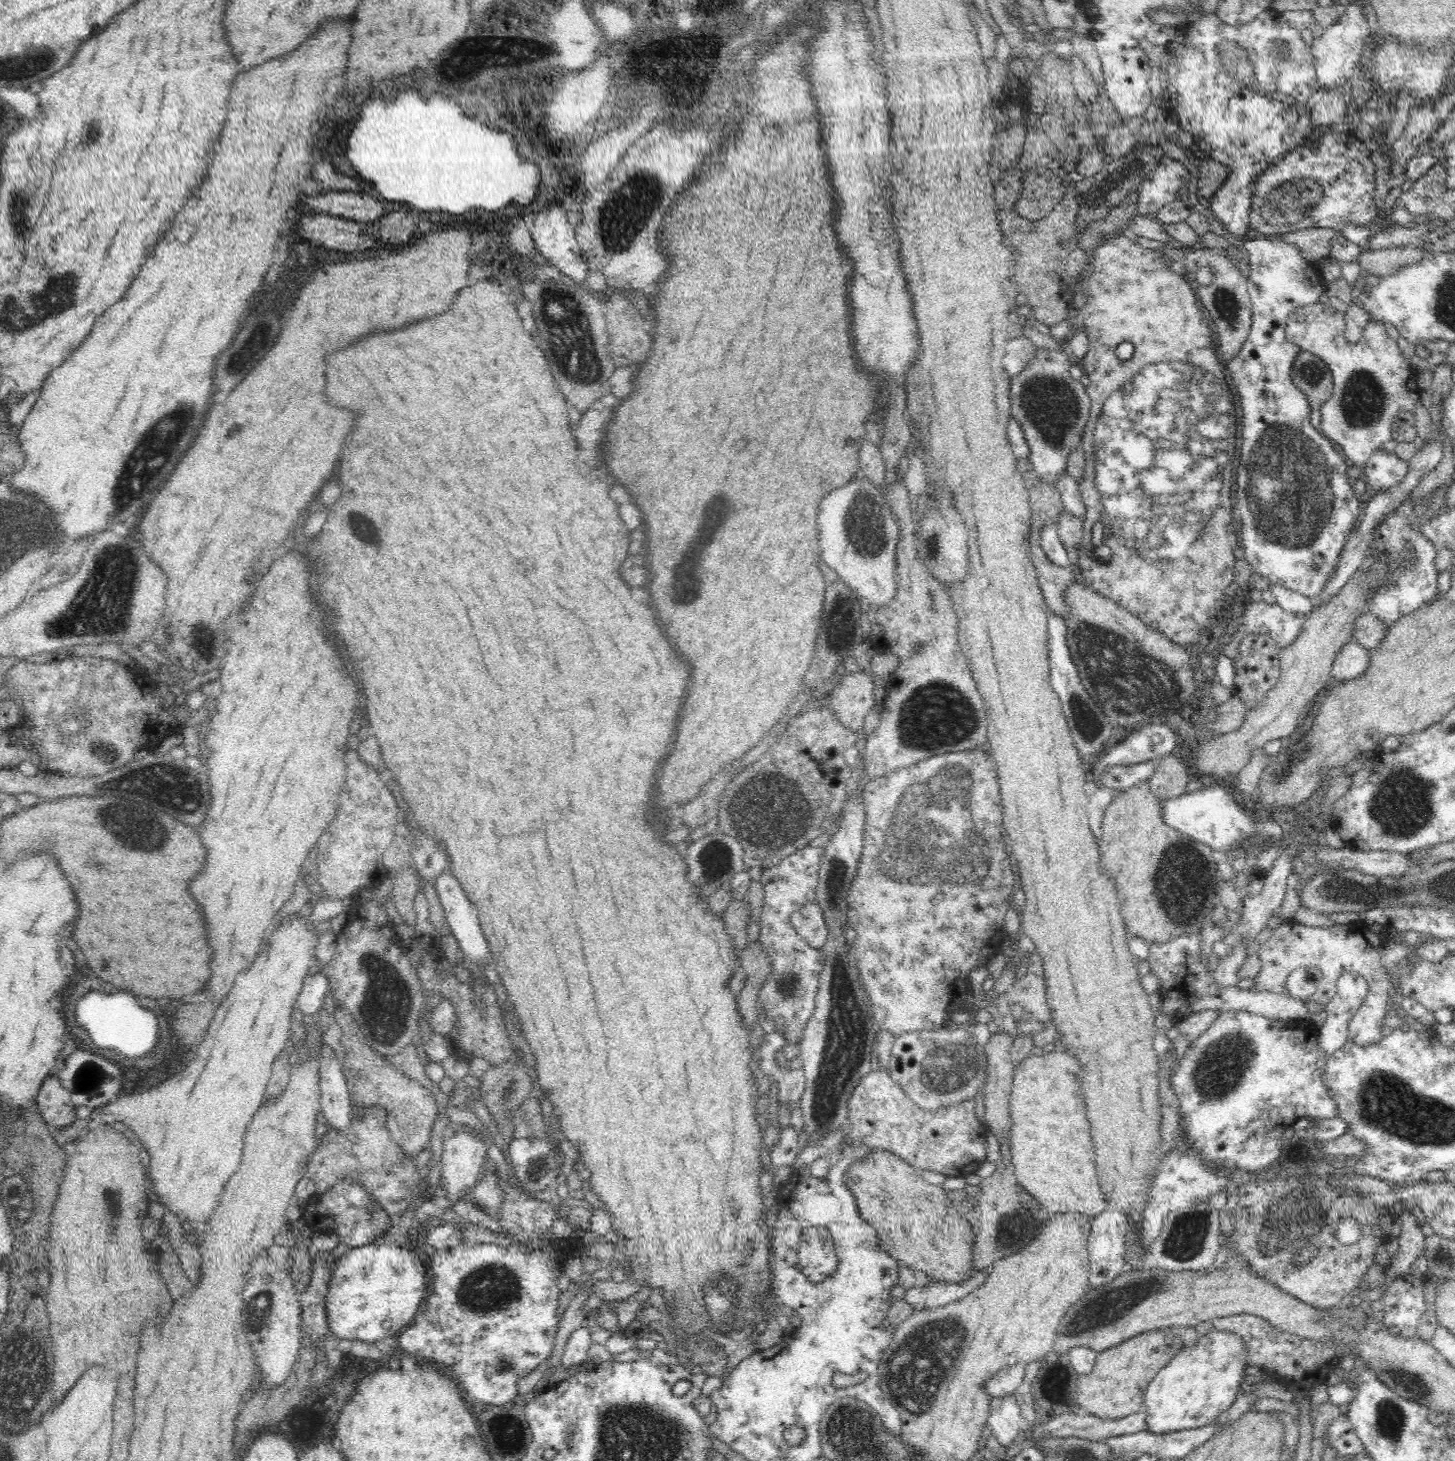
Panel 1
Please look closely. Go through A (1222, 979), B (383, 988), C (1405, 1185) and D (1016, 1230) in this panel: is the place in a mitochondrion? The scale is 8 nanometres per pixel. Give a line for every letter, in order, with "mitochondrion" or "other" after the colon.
A: other
B: mitochondrion
C: other
D: mitochondrion

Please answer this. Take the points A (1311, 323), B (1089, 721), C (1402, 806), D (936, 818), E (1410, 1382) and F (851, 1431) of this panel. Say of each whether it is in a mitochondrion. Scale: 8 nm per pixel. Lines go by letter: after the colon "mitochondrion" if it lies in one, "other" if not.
A: other
B: mitochondrion
C: mitochondrion
D: mitochondrion
E: mitochondrion
F: mitochondrion

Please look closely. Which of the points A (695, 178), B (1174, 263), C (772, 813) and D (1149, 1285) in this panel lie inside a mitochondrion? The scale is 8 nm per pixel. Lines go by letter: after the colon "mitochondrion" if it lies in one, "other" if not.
A: other
B: other
C: mitochondrion
D: mitochondrion

